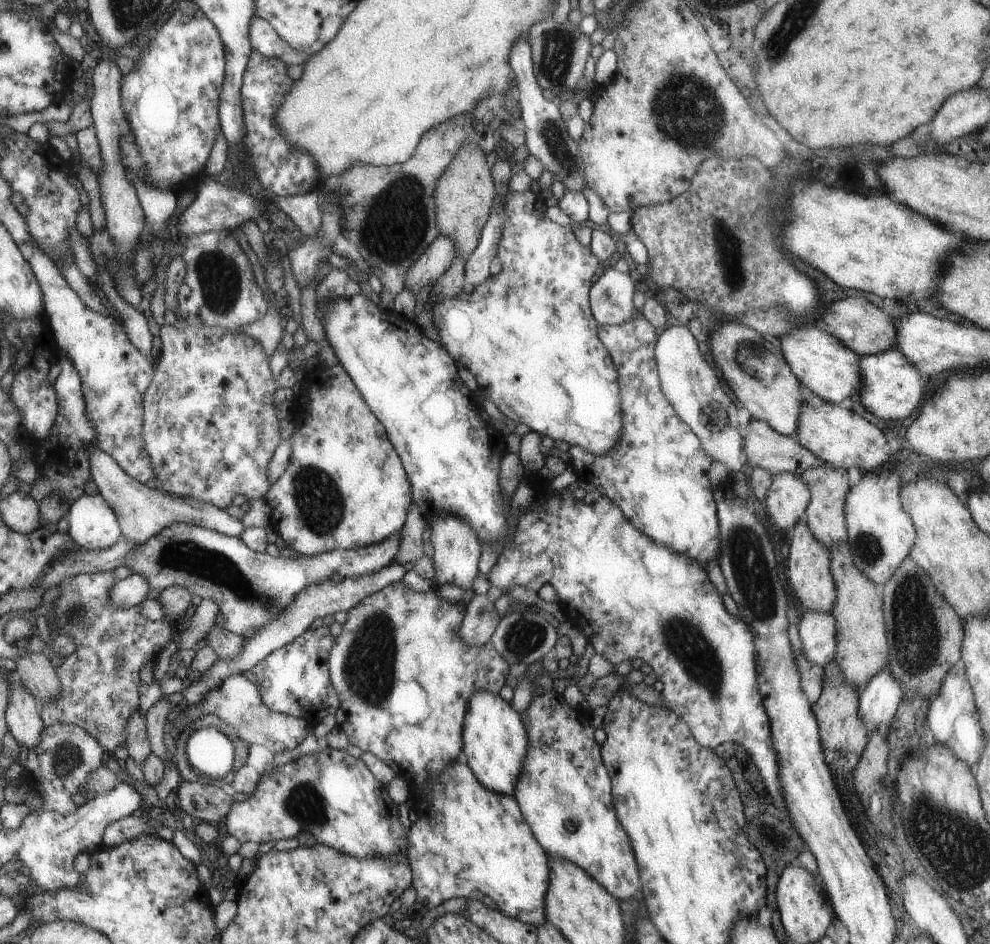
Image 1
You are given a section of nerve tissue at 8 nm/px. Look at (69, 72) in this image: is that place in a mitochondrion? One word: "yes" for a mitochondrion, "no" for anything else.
no

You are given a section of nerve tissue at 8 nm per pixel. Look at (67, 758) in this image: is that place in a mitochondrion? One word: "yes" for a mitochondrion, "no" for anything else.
yes

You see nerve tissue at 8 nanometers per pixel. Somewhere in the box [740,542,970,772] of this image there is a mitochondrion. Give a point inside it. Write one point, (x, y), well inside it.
(917, 633)

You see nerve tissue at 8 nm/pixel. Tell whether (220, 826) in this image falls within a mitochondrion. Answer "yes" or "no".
no

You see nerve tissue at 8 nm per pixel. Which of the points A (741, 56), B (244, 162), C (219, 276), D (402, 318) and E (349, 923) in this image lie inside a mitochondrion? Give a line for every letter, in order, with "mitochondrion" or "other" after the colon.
A: mitochondrion
B: other
C: mitochondrion
D: other
E: other

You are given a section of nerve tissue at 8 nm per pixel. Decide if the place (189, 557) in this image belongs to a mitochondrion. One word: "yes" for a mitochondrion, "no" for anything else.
yes

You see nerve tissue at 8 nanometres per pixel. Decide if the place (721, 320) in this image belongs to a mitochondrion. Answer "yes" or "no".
no

